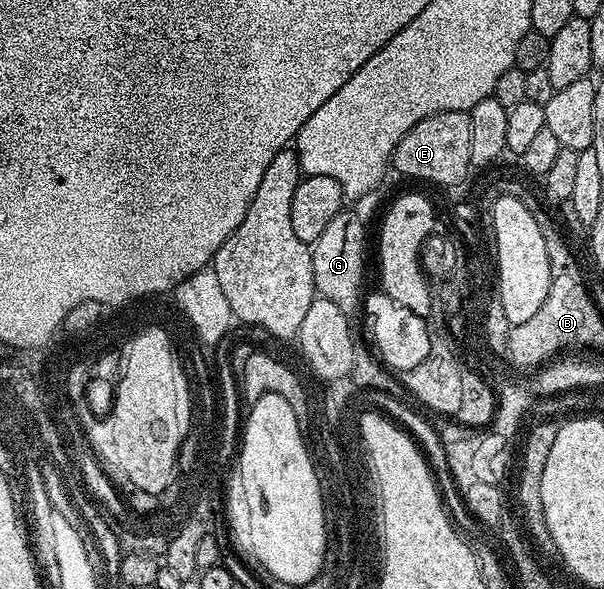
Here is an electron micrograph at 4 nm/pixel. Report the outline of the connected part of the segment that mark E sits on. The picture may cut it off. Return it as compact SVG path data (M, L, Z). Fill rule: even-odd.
M442 111L425 117L401 137L393 156L394 170L408 175L411 179L424 179L427 185L433 185L436 179L456 179L463 166L469 161L469 145L473 141L473 132L469 130L469 117L465 111Z

